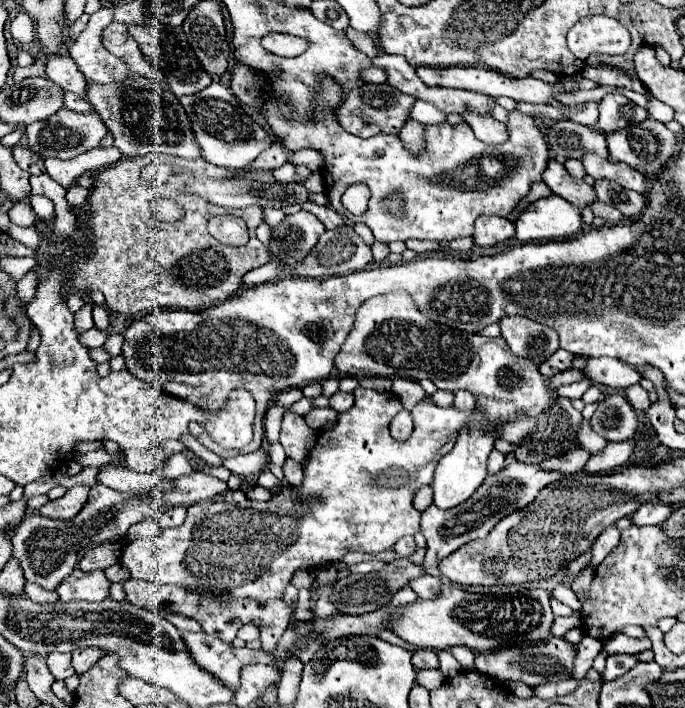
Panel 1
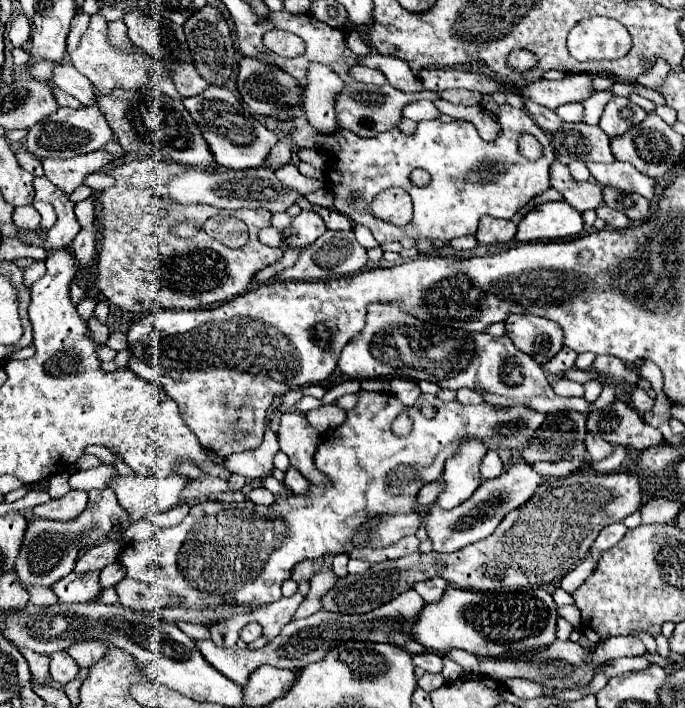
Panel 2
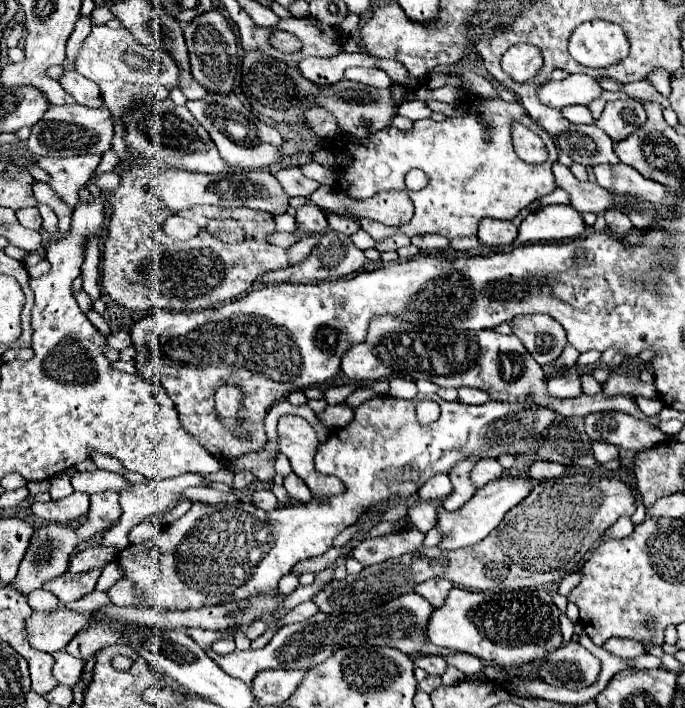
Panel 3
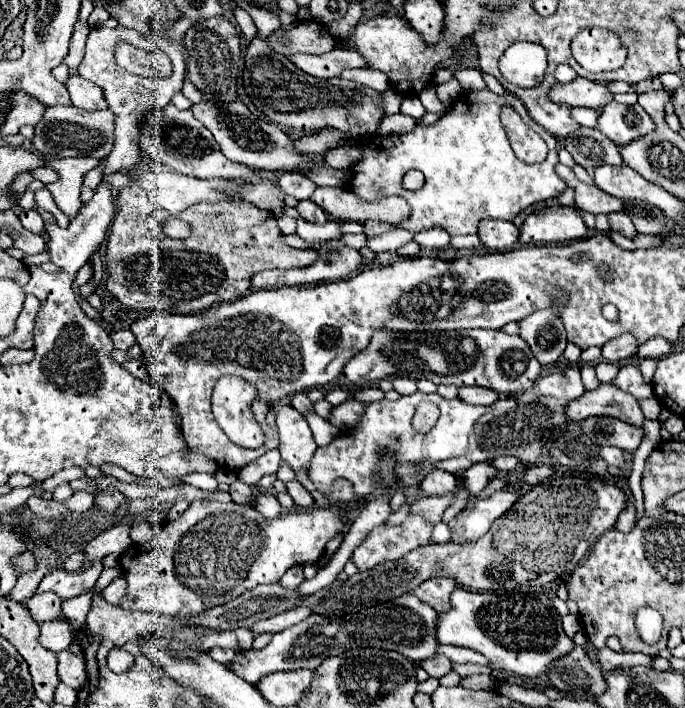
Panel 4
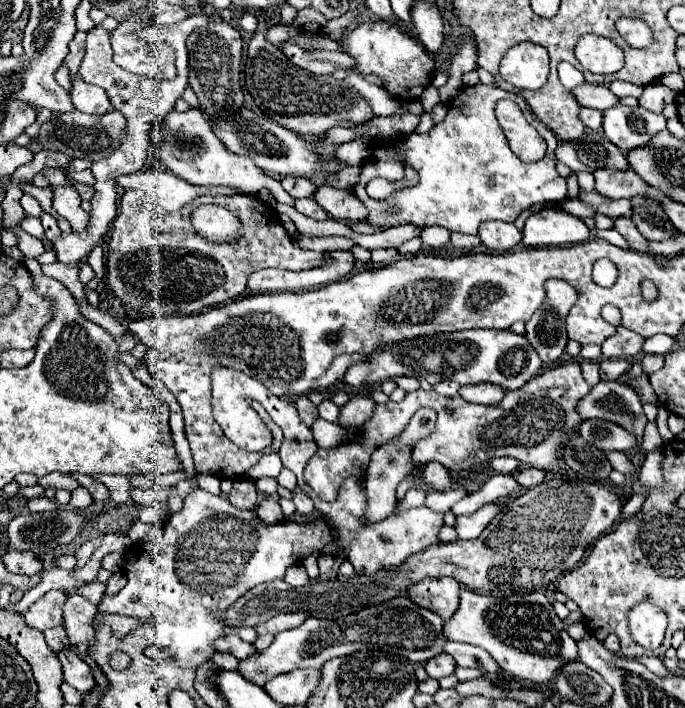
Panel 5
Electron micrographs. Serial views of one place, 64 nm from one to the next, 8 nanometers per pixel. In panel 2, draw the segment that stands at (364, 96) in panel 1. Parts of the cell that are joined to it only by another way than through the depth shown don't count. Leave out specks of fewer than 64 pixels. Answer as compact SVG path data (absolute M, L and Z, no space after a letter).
M356 82L356 84L344 86L344 92L336 98L336 120L338 120L340 128L346 128L346 130L358 134L360 138L372 138L380 132L398 128L404 106L408 106L414 100L416 100L414 94L404 94L396 88L392 88L390 84L376 86L376 84Z

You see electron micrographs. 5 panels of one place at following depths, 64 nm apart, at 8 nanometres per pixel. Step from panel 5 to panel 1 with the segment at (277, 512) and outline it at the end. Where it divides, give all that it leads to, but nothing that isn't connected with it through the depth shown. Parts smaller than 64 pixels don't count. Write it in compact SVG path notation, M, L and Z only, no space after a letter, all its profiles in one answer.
M252 486L252 488L246 490L246 496L250 500L262 500L262 502L266 502L266 500L272 498L272 492L266 490L266 488L262 488L262 486Z

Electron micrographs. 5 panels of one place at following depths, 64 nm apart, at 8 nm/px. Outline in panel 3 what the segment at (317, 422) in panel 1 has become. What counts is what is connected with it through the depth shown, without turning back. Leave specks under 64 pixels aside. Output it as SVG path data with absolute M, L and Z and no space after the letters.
M336 404L336 406L328 406L324 412L316 414L316 420L330 430L338 430L344 428L344 424L348 424L352 420L352 408L346 404Z

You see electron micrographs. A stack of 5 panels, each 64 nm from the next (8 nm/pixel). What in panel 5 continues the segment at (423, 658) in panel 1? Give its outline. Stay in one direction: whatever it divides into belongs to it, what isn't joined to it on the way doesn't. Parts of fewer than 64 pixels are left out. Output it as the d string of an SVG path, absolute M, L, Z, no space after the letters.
M440 654L440 656L434 656L432 660L428 660L424 664L426 672L430 678L444 678L444 676L450 676L456 668L456 662L452 660L452 656L446 656L446 654Z

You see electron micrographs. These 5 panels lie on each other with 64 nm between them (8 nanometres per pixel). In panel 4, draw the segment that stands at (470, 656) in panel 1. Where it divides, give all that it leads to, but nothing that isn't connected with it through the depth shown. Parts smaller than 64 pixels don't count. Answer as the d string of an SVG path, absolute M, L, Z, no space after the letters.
M464 662L464 664L452 664L452 668L460 674L460 676L470 676L470 674L490 674L490 668L488 666L482 666L482 664L472 664L472 662Z

